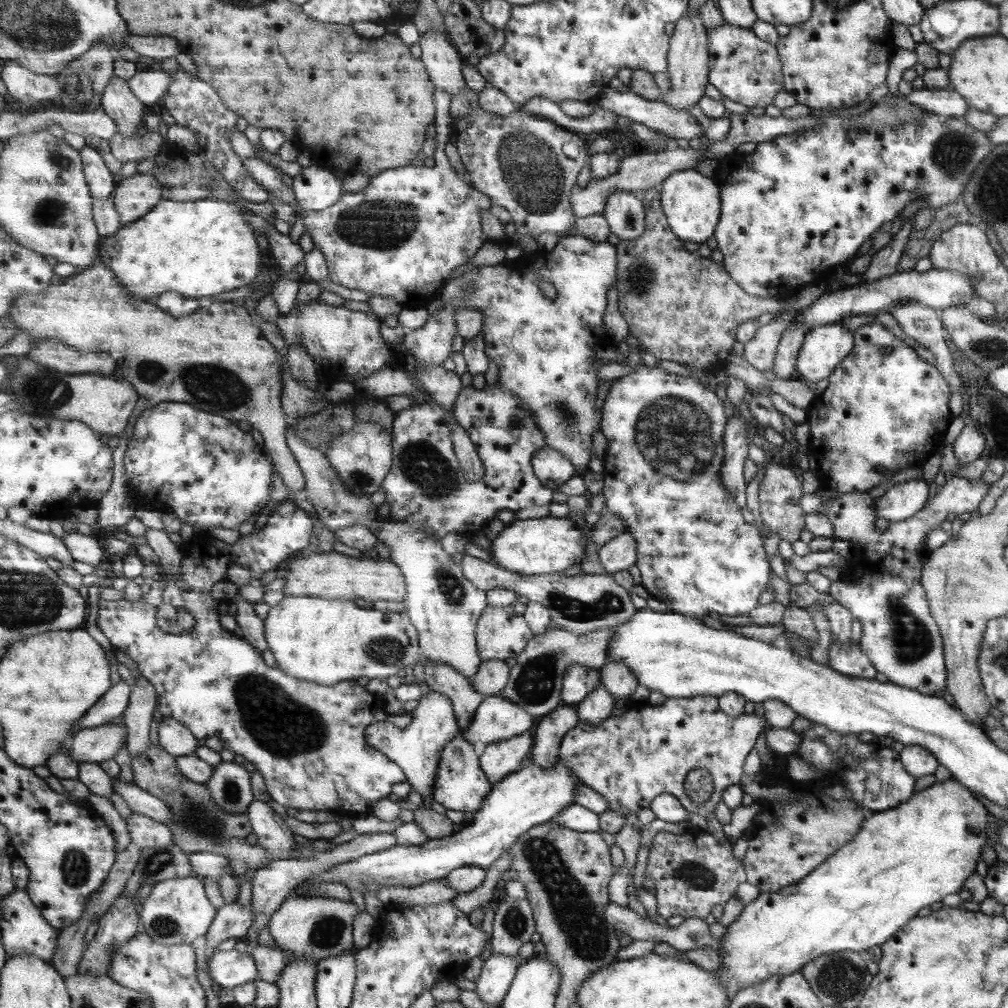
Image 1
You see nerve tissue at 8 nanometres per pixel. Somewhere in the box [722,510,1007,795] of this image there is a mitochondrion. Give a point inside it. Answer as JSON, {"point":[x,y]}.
{"point":[910,638]}

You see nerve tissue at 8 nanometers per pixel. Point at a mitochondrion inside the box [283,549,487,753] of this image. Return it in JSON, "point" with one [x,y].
{"point":[386,650]}

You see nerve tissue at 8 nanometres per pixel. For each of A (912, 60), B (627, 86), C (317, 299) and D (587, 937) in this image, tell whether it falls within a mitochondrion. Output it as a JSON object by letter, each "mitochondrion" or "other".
{"A":"other","B":"other","C":"other","D":"mitochondrion"}

